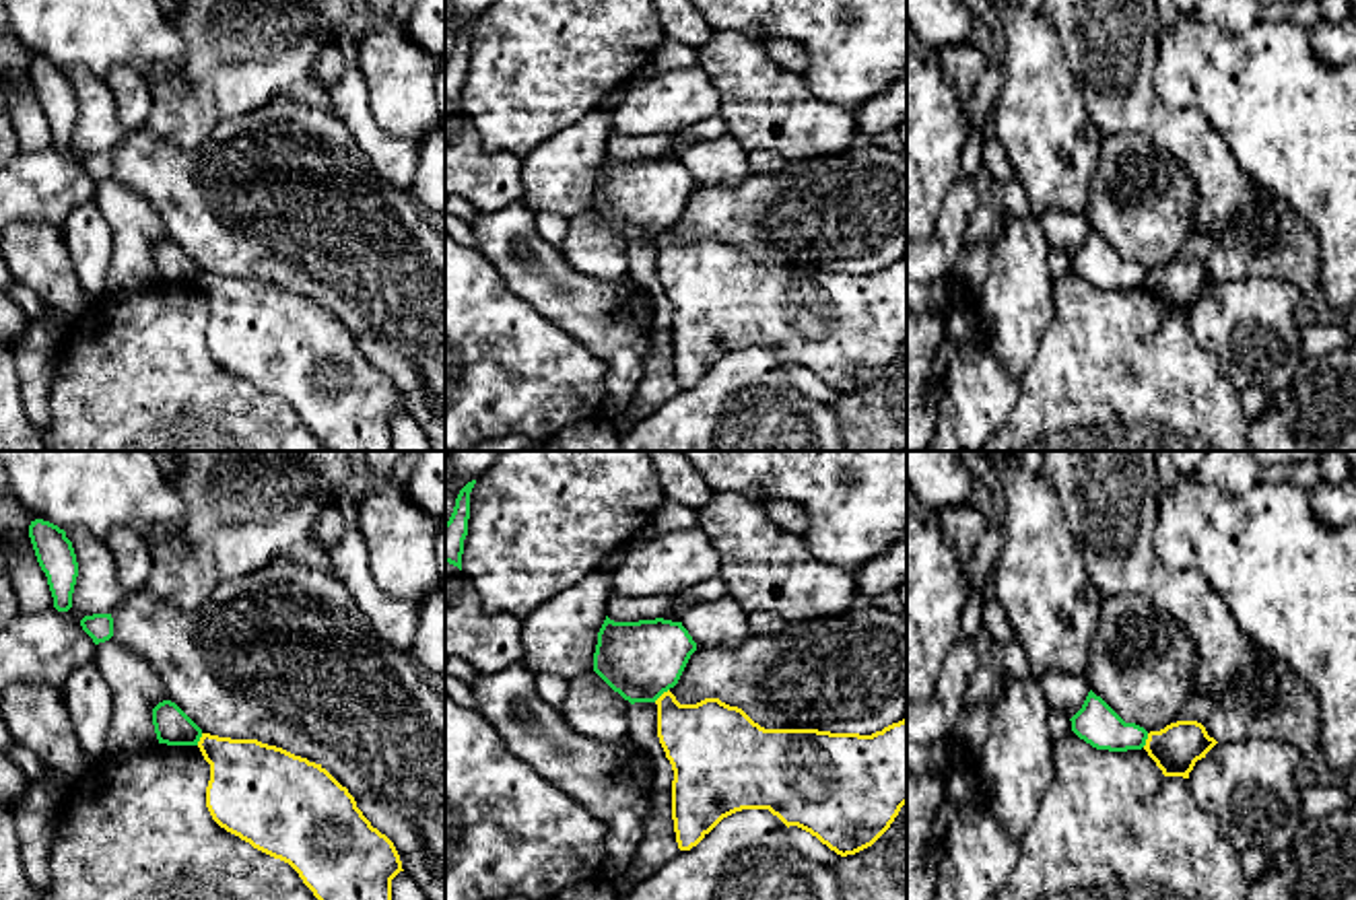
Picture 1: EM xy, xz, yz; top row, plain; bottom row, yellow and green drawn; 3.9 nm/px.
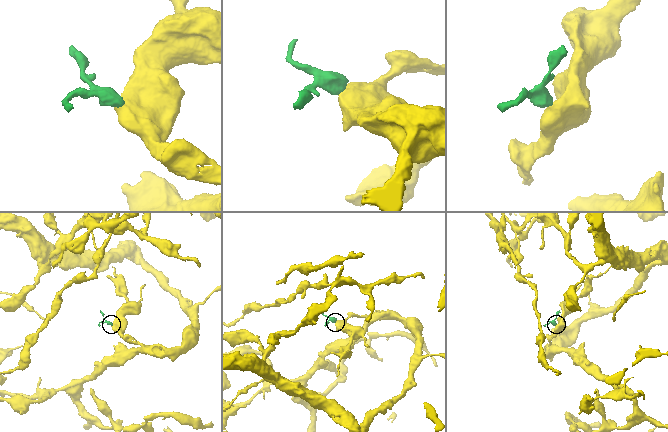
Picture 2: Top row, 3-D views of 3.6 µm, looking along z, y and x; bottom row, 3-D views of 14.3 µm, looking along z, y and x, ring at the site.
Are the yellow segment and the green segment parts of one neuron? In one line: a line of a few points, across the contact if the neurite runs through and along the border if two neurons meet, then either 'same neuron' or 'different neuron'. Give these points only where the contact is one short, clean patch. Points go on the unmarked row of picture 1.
line xz (668, 227), (654, 239); different neuron

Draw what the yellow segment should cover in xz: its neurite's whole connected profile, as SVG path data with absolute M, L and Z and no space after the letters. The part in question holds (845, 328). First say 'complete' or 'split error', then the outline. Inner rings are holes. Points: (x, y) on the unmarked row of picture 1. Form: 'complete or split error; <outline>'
complete; M668 229L657 239L657 276L672 303L672 358L680 389L697 385L723 356L742 348L769 348L787 367L798 365L841 395L872 385L907 342L907 255L872 274L818 268L765 268L742 247L719 237L680 243Z

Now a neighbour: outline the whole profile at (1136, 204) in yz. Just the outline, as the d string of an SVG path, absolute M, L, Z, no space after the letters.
M1103 134L1088 198L1088 224L1125 262L1135 262L1148 272L1175 262L1181 245L1193 235L1193 218L1185 212L1187 200L1189 187L1181 181L1179 167L1144 134Z

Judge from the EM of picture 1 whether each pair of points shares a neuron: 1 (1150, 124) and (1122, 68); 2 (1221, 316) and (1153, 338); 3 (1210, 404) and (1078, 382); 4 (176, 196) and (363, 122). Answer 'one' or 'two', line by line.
1: one
2: two
3: one
4: two

